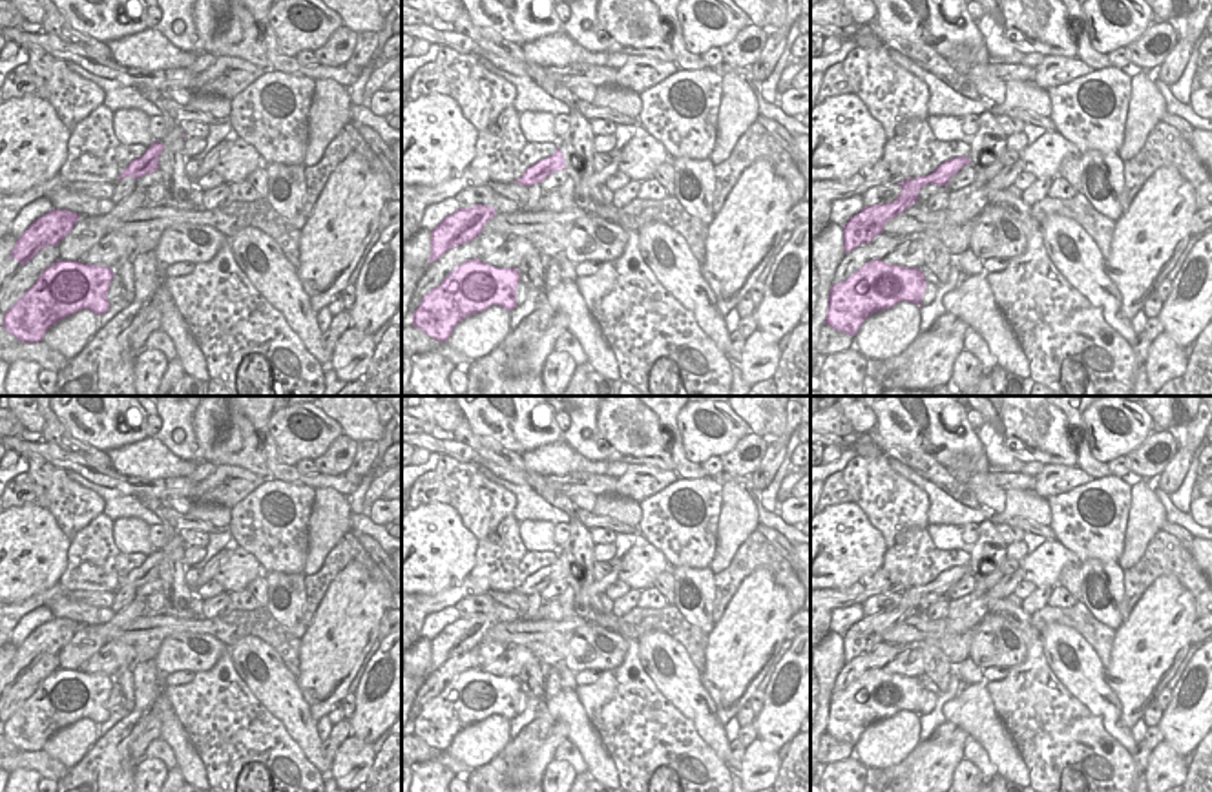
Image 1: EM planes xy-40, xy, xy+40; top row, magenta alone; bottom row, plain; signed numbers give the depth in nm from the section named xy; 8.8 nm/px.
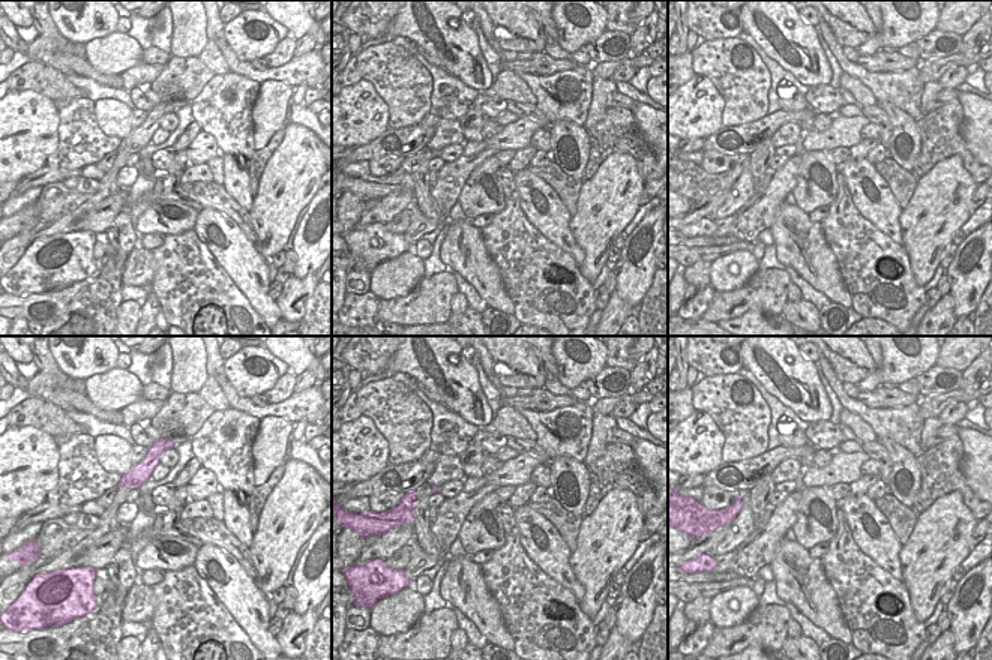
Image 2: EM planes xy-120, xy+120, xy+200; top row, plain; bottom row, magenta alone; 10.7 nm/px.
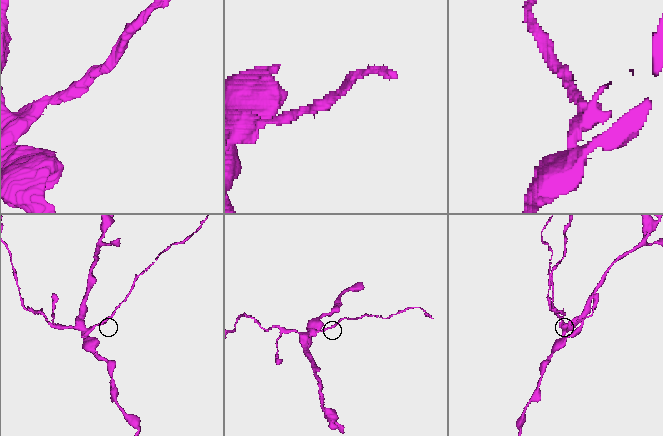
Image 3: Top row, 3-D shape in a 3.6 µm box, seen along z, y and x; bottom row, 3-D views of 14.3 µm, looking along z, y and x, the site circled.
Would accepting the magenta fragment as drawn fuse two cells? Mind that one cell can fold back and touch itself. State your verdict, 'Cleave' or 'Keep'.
Cleave.

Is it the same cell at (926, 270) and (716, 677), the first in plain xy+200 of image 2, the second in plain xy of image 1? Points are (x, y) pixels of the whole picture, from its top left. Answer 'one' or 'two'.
one

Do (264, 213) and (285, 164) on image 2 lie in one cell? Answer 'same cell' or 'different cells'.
same cell

